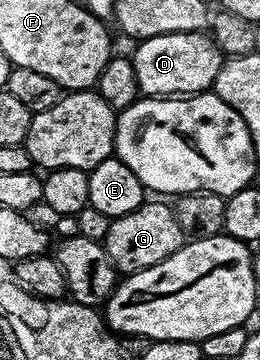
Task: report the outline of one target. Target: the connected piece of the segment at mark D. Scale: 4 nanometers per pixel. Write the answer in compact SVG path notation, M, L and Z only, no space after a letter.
M200 31L169 32L140 40L137 52L131 55L135 77L145 97L188 97L212 88L219 73L223 56L208 34Z

